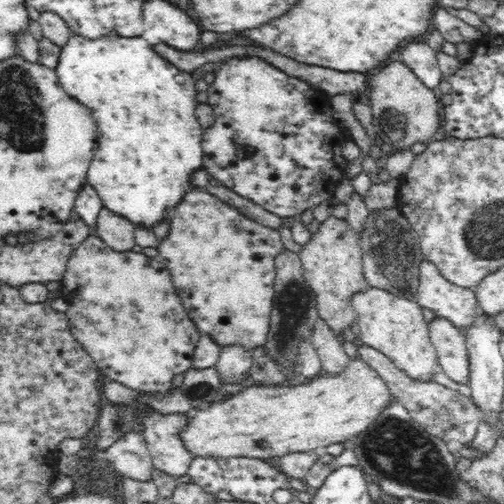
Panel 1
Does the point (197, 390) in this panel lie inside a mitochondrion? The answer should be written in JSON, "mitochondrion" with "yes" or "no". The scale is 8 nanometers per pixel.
{"mitochondrion":"yes"}

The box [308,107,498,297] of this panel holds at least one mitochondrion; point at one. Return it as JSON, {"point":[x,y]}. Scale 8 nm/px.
{"point":[391,248]}

